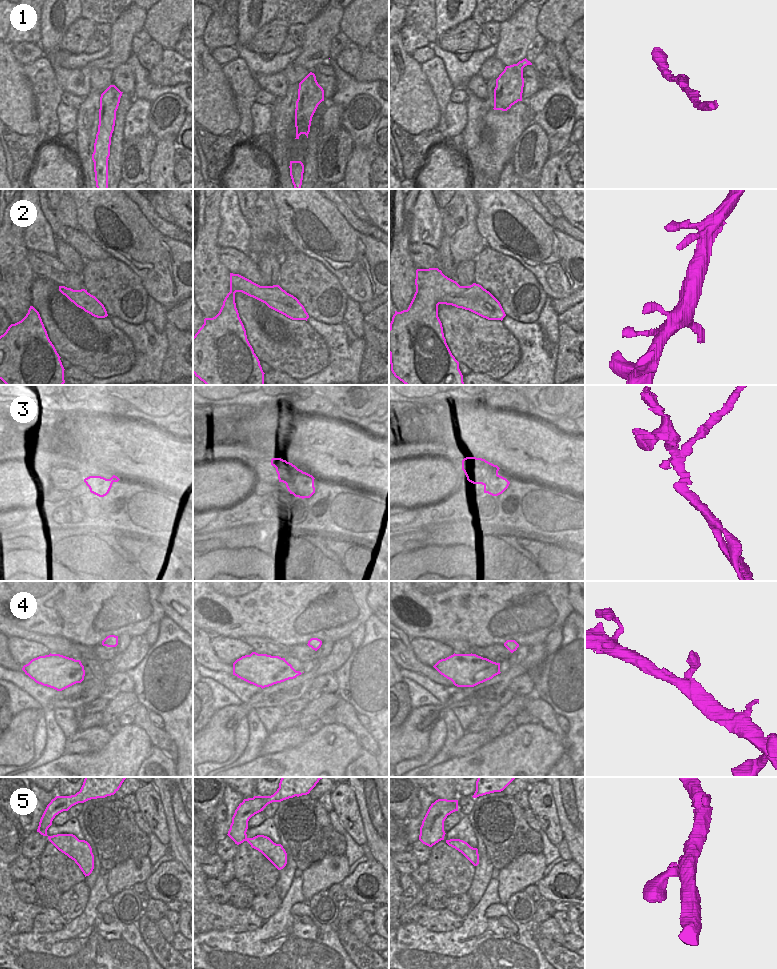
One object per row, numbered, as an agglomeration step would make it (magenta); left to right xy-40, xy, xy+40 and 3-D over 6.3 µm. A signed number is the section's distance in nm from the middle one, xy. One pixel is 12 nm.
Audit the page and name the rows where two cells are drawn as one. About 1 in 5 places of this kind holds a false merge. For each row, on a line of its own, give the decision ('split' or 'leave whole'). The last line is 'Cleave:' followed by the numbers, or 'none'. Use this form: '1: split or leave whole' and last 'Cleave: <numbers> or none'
1: split
2: leave whole
3: split
4: leave whole
5: leave whole
Cleave: 1, 3

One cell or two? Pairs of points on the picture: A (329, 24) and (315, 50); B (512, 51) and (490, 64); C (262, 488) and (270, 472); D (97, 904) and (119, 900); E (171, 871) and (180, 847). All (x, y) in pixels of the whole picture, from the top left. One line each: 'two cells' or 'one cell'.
A: one cell
B: two cells
C: one cell
D: two cells
E: two cells

